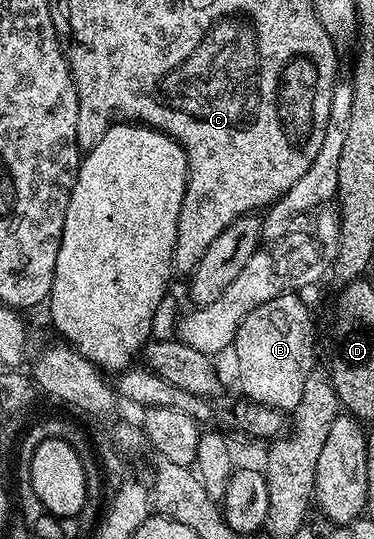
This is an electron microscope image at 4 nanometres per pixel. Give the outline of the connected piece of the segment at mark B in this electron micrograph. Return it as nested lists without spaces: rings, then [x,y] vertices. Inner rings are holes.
[[[298,294],[282,295],[257,306],[244,318],[232,345],[234,364],[238,367],[238,384],[242,387],[241,395],[255,404],[276,408],[283,414],[293,413],[300,404],[304,382],[307,381],[309,372],[316,367],[314,320],[300,297],[302,296]]]

